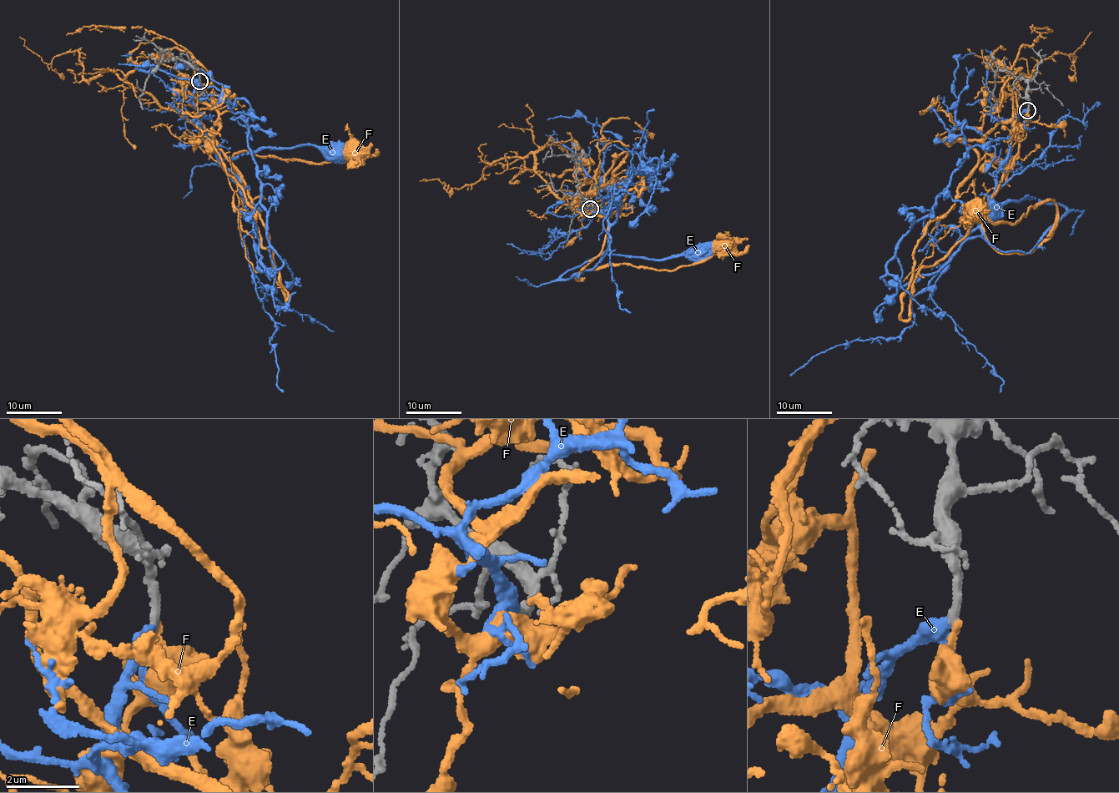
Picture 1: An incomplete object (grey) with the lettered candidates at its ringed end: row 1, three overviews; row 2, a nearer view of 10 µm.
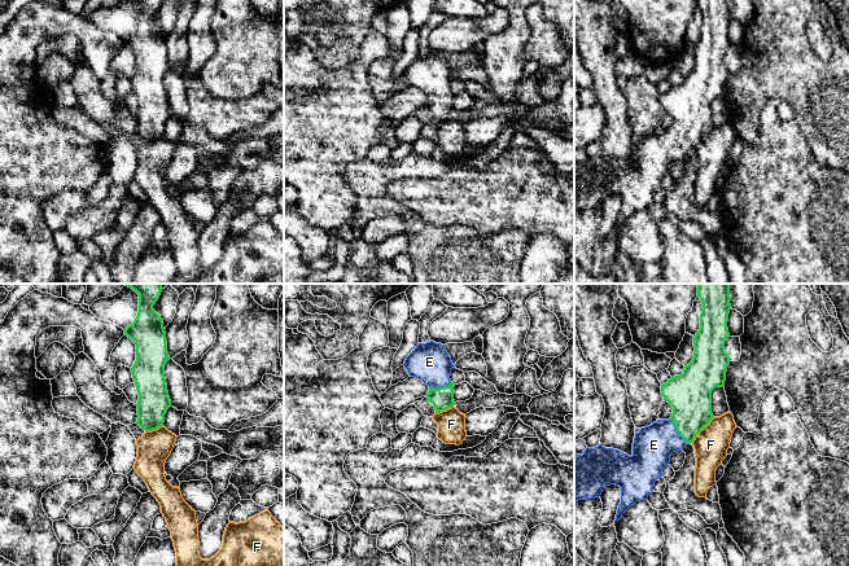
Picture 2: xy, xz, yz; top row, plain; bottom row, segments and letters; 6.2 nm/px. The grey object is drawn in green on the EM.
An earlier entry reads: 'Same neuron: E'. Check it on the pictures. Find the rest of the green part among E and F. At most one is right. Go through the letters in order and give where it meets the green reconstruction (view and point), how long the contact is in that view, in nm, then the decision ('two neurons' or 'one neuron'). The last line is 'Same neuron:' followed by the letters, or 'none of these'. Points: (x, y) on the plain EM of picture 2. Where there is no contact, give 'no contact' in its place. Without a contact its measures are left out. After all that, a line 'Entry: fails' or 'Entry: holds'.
E: yz (677, 140) | 200 nm | one neuron
F: yz (701, 139) | 220 nm | two neurons
Same neuron: E
Entry: holds

